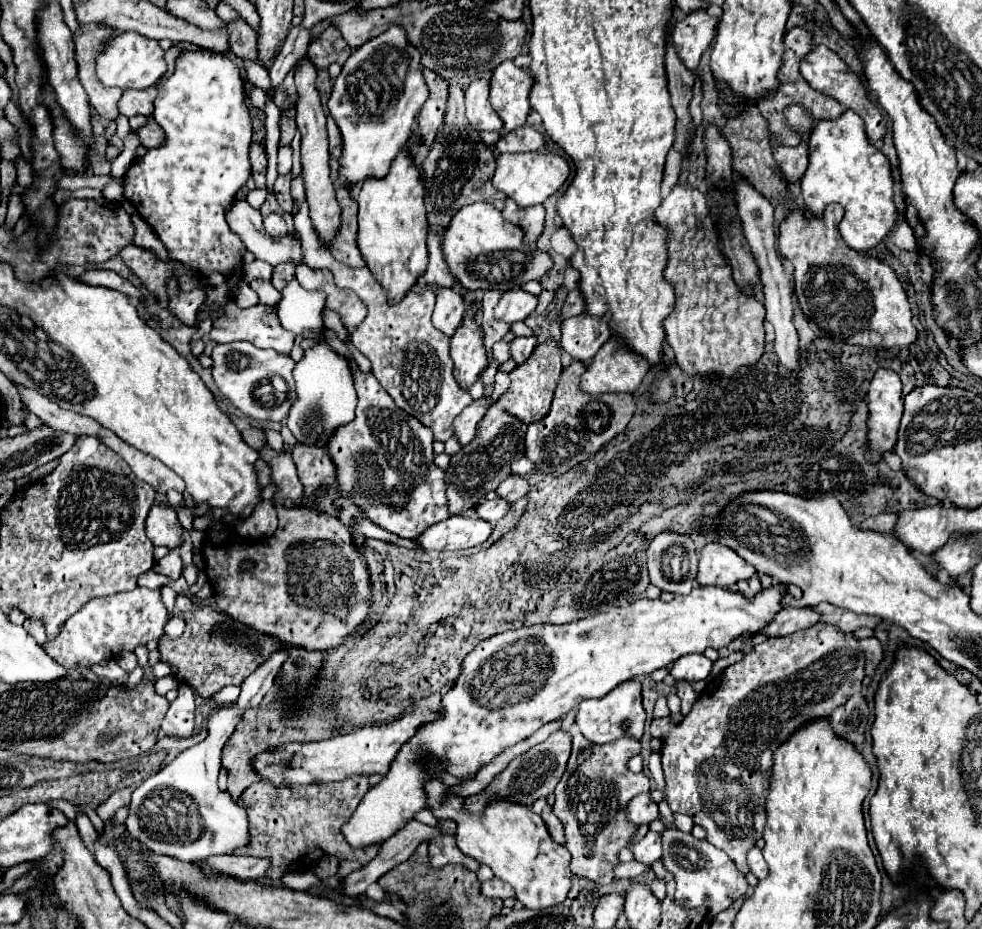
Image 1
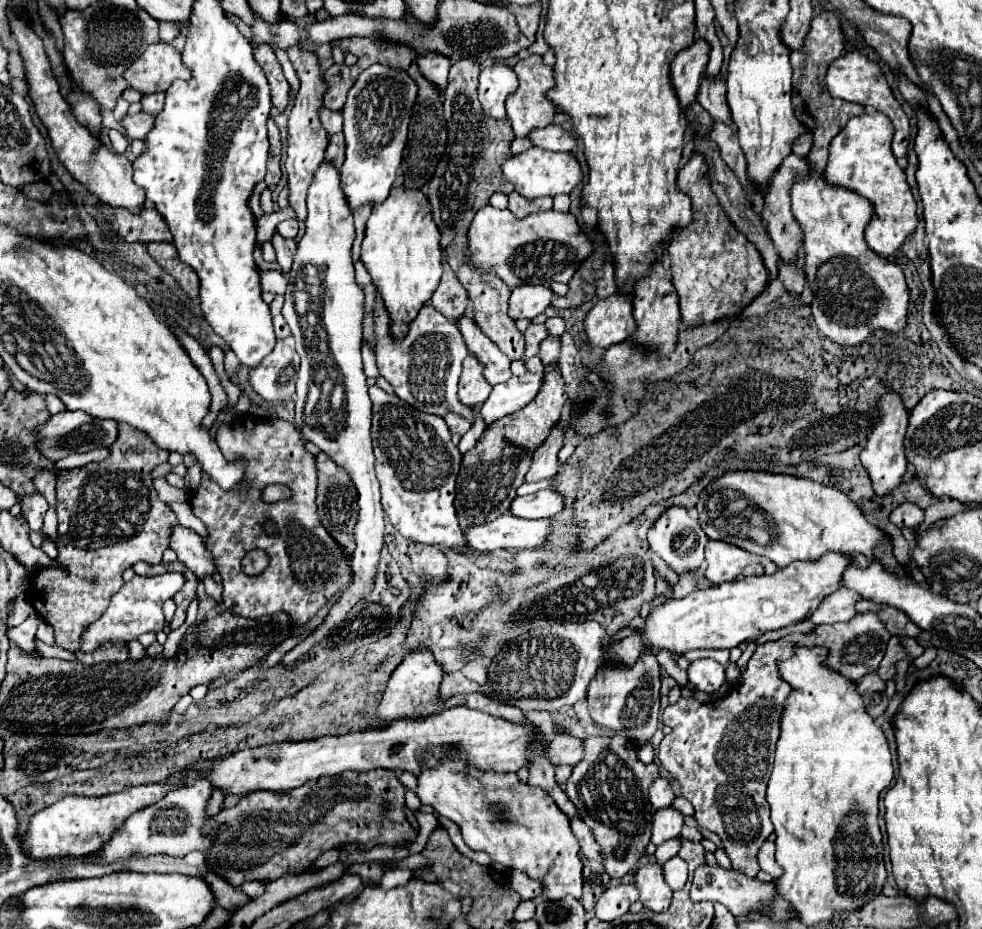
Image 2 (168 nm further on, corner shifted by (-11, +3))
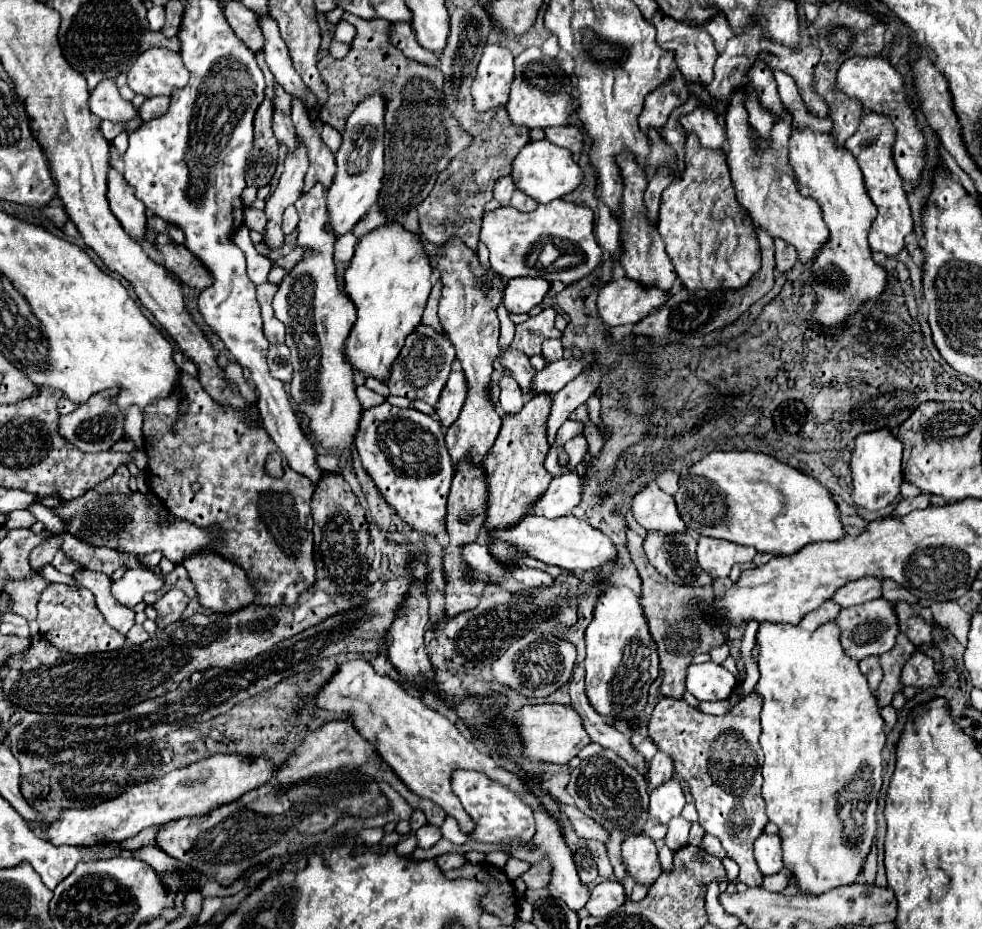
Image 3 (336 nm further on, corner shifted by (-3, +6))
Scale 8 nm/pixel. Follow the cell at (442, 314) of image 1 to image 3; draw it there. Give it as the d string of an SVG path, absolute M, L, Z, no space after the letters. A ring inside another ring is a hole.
M501 377L499 381L501 395L499 395L499 407L507 415L515 415L525 405L525 395L521 387L517 387L517 381L513 377Z

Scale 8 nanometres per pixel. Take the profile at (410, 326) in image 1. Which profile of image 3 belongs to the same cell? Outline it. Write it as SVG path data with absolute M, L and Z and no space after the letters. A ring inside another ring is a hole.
M419 325L407 337L399 357L395 359L387 387L391 395L401 395L407 397L409 401L421 399L429 405L435 405L451 373L451 363L453 363L453 345L449 343L449 339L445 339L443 333L437 333L431 327Z

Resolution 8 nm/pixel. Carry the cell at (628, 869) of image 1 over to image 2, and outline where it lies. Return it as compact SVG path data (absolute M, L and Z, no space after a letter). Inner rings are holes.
M669 840L669 842L665 842L665 844L655 852L655 862L657 862L659 866L663 866L669 858L673 858L673 856L677 854L677 850L679 850L677 840Z

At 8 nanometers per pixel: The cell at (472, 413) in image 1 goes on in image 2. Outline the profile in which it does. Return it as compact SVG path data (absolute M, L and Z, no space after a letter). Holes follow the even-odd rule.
M527 372L521 378L511 376L507 382L493 386L493 392L487 398L487 402L483 402L479 406L479 414L481 414L483 422L489 426L495 420L523 408L537 394L537 388L541 386L541 378L543 378L543 374Z

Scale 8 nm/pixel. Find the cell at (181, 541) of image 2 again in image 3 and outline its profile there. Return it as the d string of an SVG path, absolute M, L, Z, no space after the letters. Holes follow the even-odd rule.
M209 551L209 555L191 555L183 565L189 571L189 577L193 579L203 609L209 609L213 613L233 613L251 605L257 597L257 589L251 585L247 571L213 551Z

